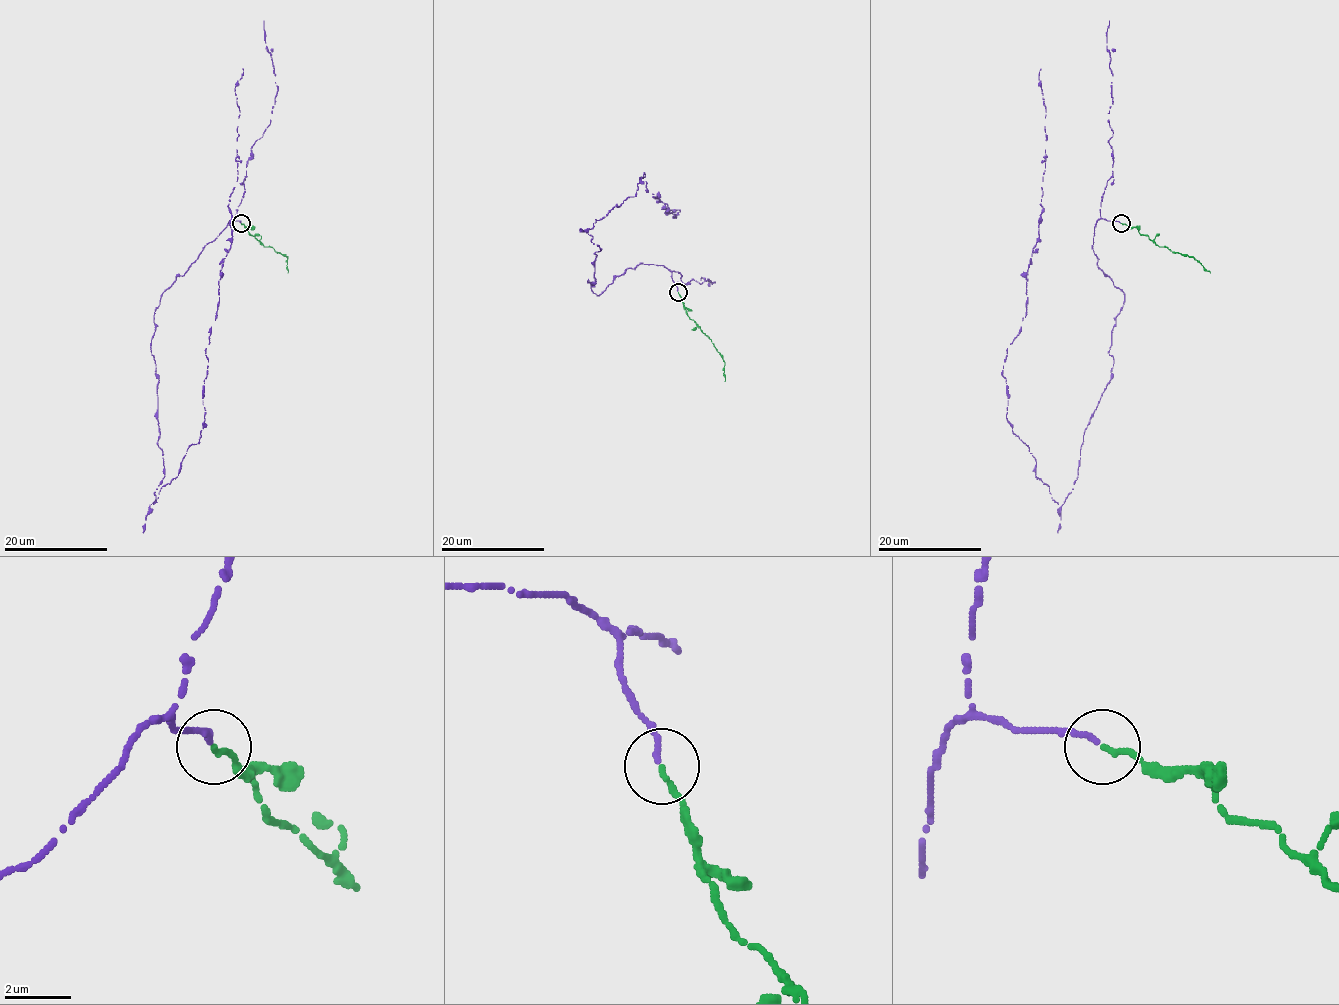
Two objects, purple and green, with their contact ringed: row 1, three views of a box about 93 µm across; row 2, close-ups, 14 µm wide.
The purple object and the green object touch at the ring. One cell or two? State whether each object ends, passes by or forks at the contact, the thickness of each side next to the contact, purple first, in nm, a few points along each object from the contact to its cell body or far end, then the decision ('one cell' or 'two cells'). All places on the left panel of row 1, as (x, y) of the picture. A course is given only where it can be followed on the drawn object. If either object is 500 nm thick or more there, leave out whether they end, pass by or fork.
purple ends; green ends; calibres 150 and 160 nm; course purple (241, 222), (232, 218), (154, 313), (164, 477), (151, 510), (203, 425), (206, 348), (232, 244), (242, 68); course green (241, 223), (265, 247), (272, 247), (287, 257), (287, 273); one cell

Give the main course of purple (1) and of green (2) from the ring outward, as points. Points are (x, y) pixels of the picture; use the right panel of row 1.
1: (1120, 222), (1094, 227), (1122, 306), (1059, 510), (1006, 416), (1002, 370), (1038, 236), (1041, 68)
2: (1121, 223), (1135, 227), (1160, 247), (1191, 257), (1210, 273)

